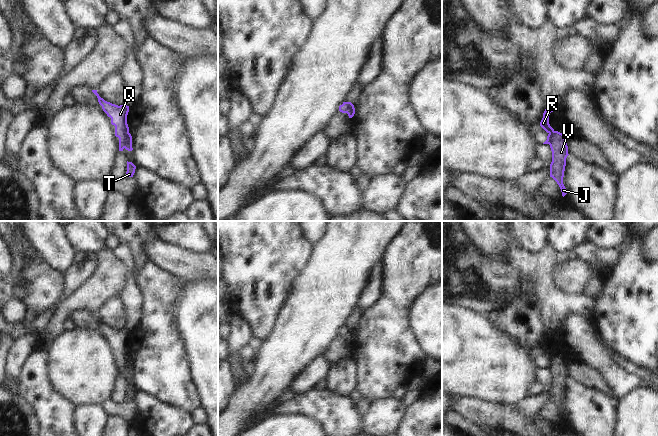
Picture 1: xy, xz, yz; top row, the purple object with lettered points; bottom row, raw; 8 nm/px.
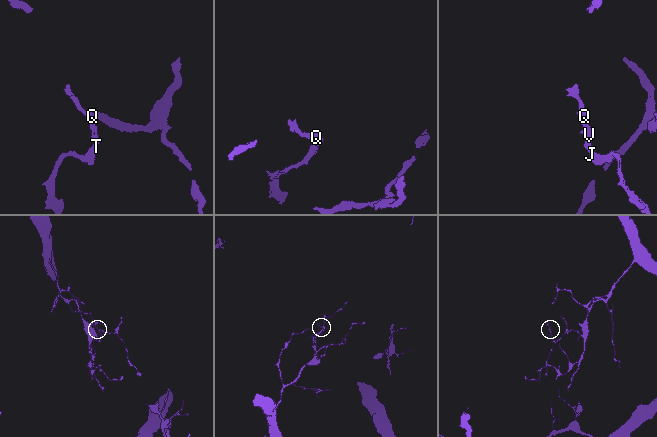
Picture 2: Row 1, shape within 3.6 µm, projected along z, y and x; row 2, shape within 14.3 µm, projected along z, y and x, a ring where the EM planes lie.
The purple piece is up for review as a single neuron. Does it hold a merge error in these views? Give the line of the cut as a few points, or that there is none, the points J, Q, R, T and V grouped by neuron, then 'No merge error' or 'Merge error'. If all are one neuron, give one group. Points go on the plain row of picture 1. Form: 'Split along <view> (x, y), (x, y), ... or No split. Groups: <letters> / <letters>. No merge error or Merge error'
Split along xy (128, 355), (124, 371). Groups: J T V / Q R. Merge error.

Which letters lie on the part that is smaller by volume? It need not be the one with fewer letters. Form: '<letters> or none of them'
Q, R.

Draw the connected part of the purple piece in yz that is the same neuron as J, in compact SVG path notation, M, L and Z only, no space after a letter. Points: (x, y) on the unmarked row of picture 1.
M558 355L548 358L547 364L552 375L552 386L550 388L550 401L552 401L559 409L562 420L567 418L567 414L563 408L564 395L566 390L566 382L568 378L567 365L564 359Z

